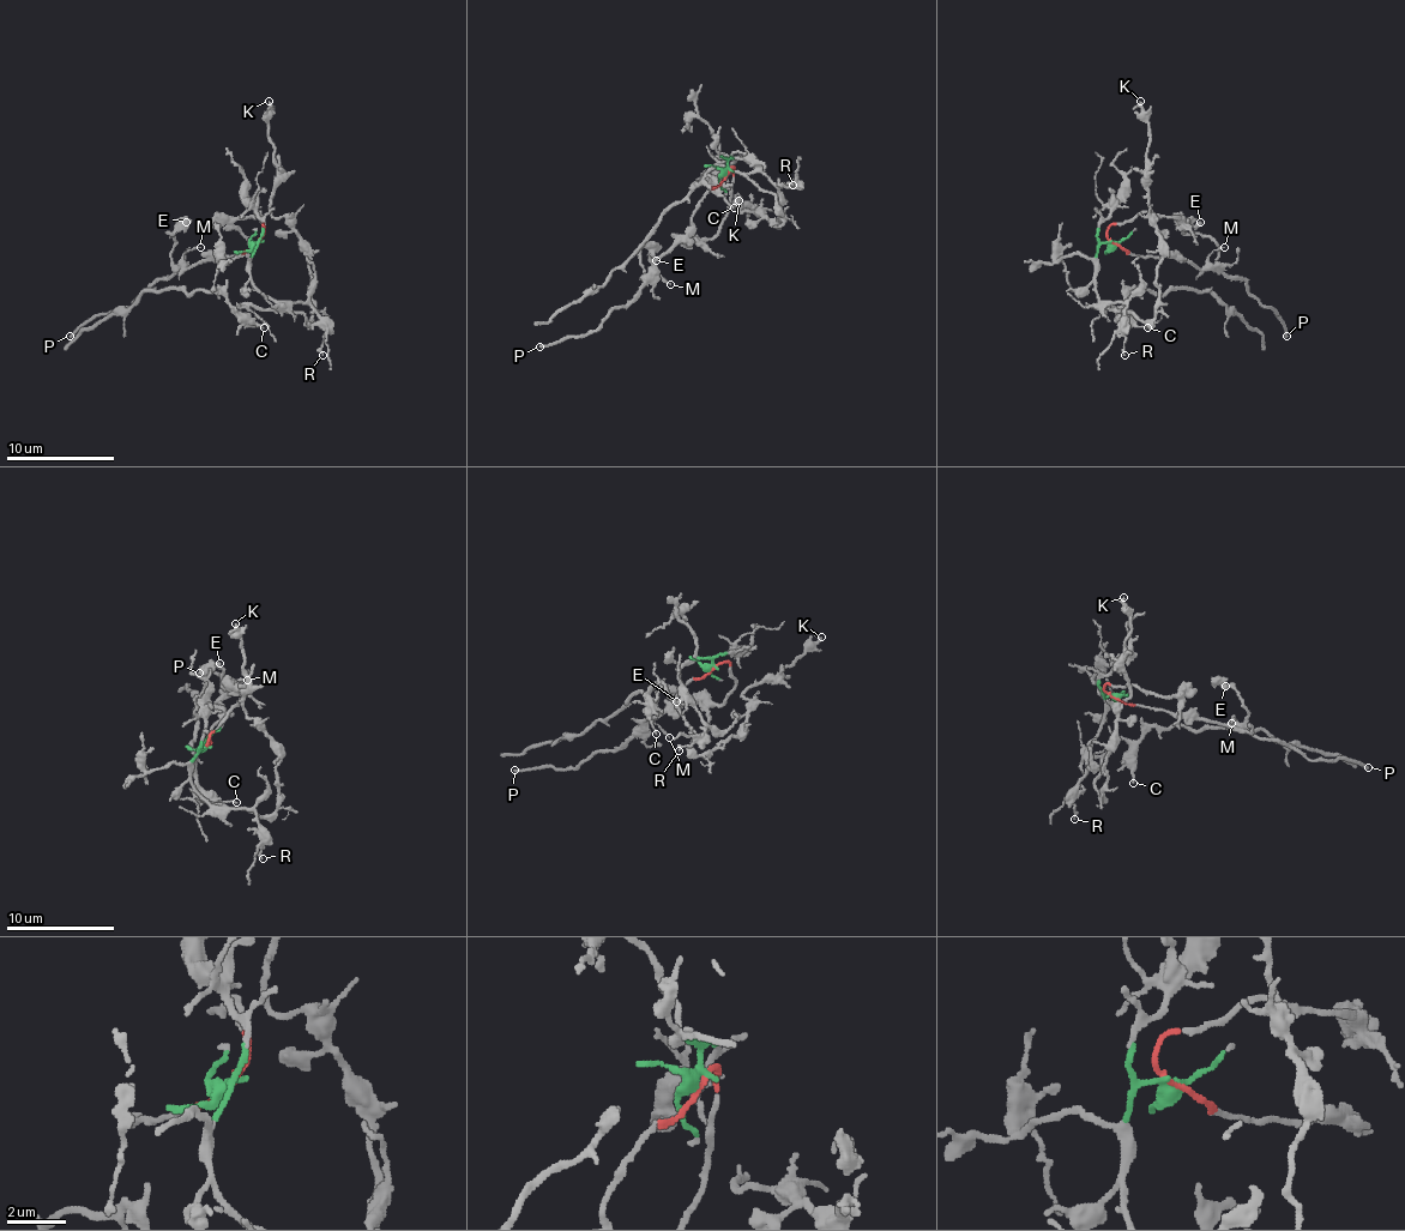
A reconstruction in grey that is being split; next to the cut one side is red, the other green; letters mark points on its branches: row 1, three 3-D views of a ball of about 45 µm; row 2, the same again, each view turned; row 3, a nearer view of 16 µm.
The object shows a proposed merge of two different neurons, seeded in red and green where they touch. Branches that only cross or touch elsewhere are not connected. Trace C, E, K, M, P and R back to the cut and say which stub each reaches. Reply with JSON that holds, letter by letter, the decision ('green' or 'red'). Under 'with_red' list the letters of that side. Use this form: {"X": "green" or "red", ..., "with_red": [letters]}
{"C": "green", "E": "red", "K": "green", "M": "red", "P": "red", "R": "green", "with_red": ["E", "M", "P"]}

